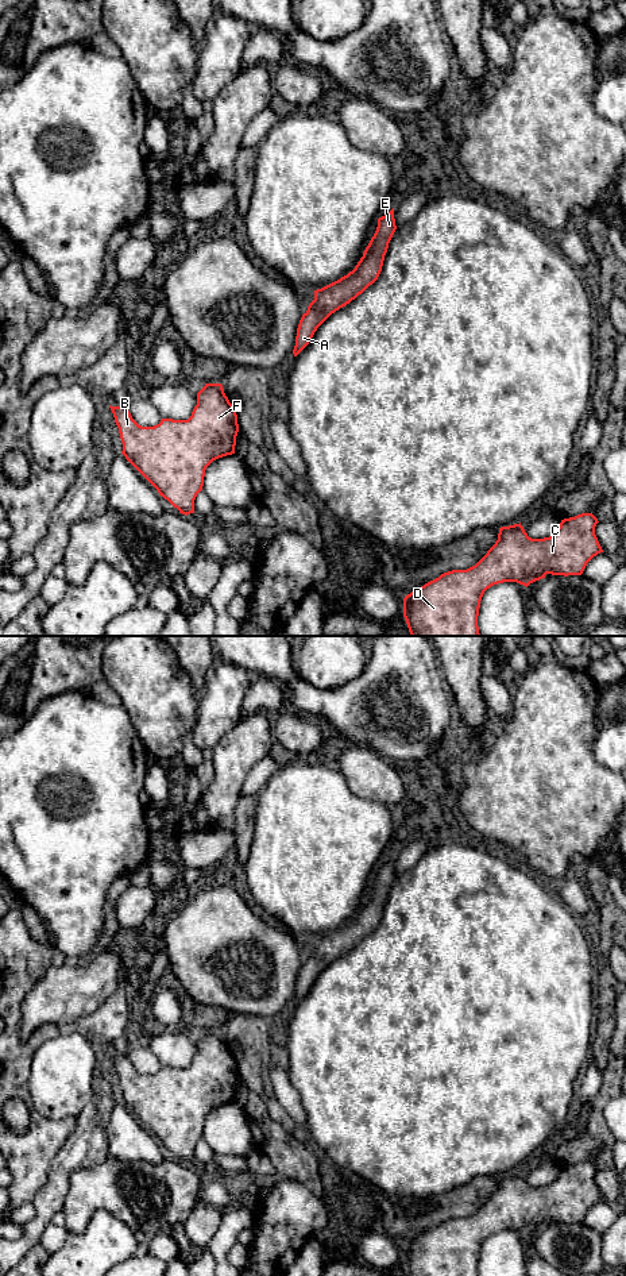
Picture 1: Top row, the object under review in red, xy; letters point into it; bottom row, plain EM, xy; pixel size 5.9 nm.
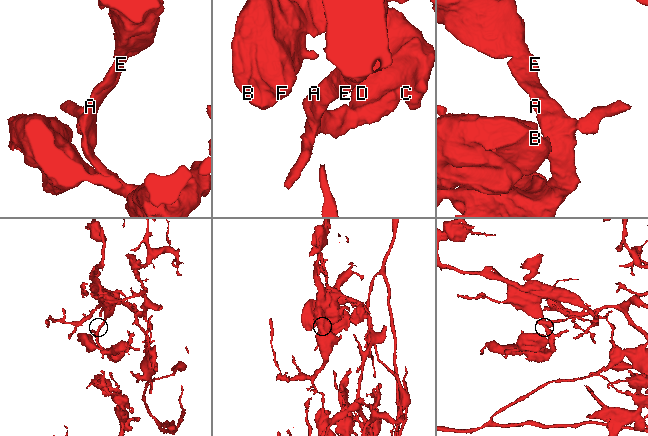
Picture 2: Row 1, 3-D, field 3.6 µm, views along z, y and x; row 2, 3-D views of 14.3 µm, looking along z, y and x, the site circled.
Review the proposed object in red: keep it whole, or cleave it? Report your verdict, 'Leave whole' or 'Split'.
Leave whole

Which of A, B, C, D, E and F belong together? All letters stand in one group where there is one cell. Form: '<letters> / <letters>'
A B C D E F

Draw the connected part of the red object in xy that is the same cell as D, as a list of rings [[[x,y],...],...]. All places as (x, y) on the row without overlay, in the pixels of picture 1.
[[[592,1161],[564,1167],[549,1186],[532,1187],[519,1172],[499,1176],[498,1188],[487,1202],[467,1218],[452,1218],[416,1237],[403,1246],[403,1265],[407,1276],[479,1276],[480,1249],[487,1237],[503,1230],[523,1234],[552,1223],[581,1223],[587,1211],[603,1200]]]

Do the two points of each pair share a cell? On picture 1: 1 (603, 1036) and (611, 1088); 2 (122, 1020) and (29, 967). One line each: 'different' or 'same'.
1: different
2: same

